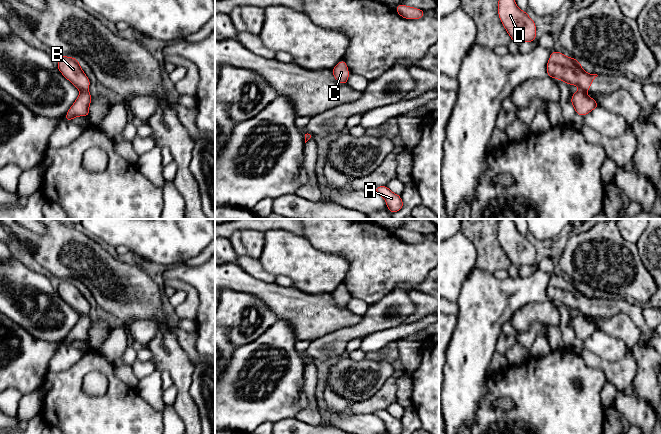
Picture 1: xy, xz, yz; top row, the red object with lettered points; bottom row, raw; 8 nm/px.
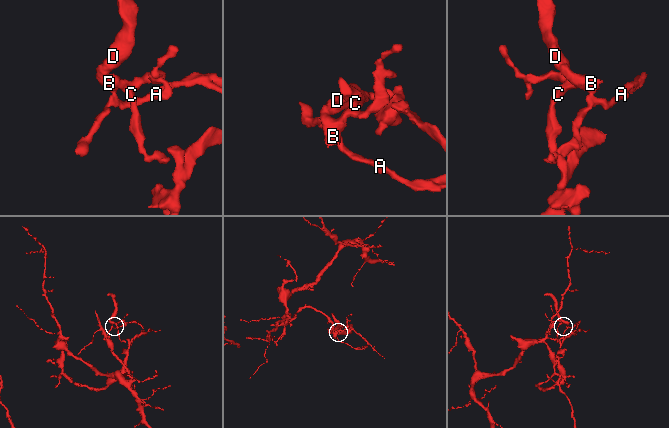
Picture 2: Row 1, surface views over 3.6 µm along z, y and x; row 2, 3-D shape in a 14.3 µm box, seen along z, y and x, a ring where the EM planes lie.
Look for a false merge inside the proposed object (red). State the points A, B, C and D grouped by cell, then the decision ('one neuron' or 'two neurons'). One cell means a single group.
A / B C D; two neurons

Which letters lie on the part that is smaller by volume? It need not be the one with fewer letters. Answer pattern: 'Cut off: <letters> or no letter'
Cut off: B, C, D

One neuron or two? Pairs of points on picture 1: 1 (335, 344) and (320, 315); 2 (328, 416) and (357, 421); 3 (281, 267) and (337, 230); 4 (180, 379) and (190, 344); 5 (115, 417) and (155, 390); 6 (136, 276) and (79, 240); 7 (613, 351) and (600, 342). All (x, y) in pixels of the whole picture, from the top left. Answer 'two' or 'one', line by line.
1: two
2: one
3: two
4: two
5: two
6: one
7: one

